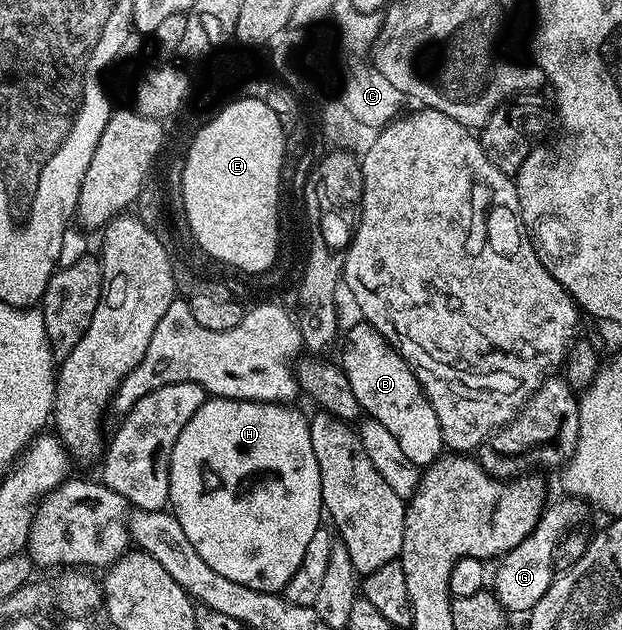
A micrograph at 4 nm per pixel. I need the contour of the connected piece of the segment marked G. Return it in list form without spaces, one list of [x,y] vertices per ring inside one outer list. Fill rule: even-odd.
[[[563,499],[567,501],[552,500],[544,508],[543,514],[539,516],[537,527],[517,547],[513,547],[498,562],[499,570],[493,573],[493,592],[495,598],[501,602],[508,614],[523,613],[530,614],[533,608],[549,591],[551,582],[557,576],[555,569],[555,553],[560,552],[561,542],[583,521],[588,506],[579,499]],[[555,501],[555,502],[554,502]],[[587,508],[587,509],[586,509]],[[495,581],[495,585],[494,585]]]

